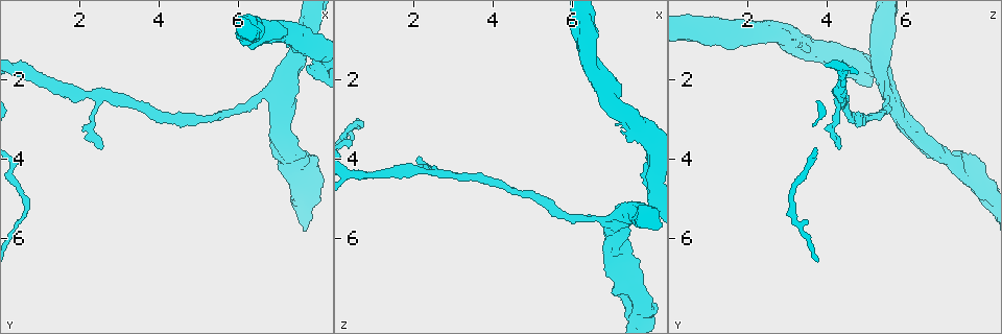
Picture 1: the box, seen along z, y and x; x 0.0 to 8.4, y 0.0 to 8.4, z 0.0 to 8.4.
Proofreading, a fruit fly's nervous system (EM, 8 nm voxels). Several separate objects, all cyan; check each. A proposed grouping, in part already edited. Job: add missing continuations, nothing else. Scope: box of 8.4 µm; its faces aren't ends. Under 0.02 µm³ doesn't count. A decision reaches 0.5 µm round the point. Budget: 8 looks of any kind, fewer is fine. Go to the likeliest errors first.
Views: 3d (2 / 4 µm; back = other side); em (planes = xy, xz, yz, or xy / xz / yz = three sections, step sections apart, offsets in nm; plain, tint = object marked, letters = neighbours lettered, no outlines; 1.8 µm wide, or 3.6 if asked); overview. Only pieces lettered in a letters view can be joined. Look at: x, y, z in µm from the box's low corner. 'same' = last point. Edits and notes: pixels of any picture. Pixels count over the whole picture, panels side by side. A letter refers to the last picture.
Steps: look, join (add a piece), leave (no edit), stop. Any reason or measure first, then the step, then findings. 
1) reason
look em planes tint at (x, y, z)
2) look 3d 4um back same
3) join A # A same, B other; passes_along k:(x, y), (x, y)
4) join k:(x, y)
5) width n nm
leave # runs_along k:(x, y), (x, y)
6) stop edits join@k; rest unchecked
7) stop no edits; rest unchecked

a fork
look em planes letters at (7.35, 3.95, 6.95)

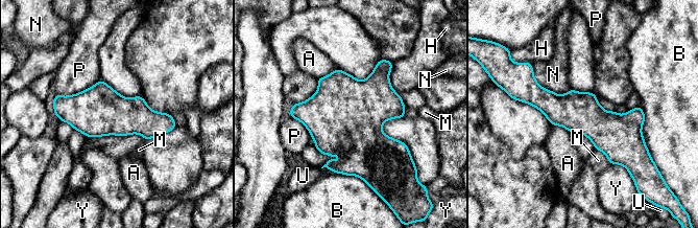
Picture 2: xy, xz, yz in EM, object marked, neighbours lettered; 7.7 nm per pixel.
leave # A other, B other, H other, M other, N other, P other, U other, Y other; runs_along 2:(526, 93), (641, 141); none of them fits

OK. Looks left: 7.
arms part here
look 3d 4um at (2.65, 2.40, 4.30)

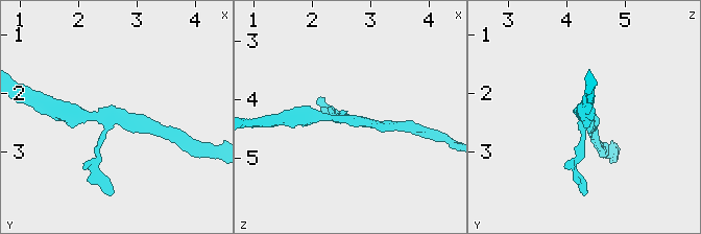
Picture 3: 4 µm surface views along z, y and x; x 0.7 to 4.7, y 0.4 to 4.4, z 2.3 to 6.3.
shape alone is not enough
look em planes tint at (2.65, 2.35, 4.30)

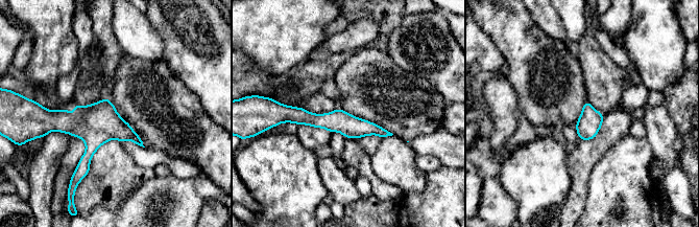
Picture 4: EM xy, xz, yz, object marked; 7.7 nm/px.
see the neighbours
look em planes letters same

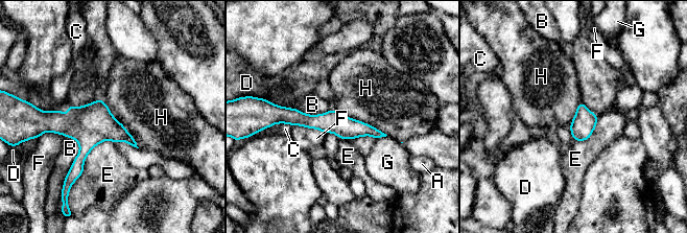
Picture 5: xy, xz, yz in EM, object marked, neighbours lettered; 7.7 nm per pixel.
longest_contact H 460 nm
leave # A other, B other, C other, D other, E other, F other, G other, H other; runs_along 5:(280, 112), (379, 135); no lettered piece goes on from it

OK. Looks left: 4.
three arms meet
look em xy step 4 tint at (7.20, 2.30, 5.60)

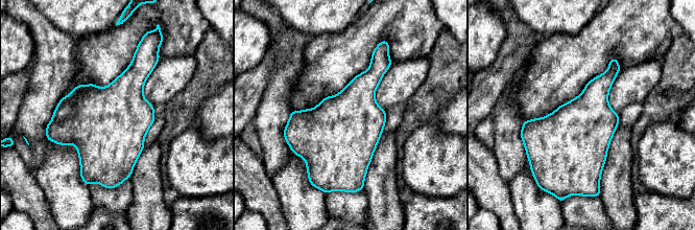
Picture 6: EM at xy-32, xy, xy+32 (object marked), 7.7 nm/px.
look em planes letters same

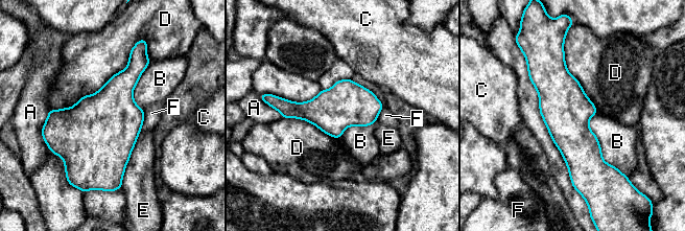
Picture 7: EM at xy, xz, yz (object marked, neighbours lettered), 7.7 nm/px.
leave # A other, B other, C other, D other, E other, F other; runs_along 7:(561, 54), (560, 94), (582, 178); none of them fits

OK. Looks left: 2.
stop no edits; rest unchecked

